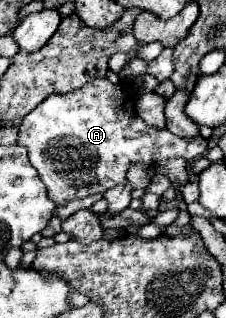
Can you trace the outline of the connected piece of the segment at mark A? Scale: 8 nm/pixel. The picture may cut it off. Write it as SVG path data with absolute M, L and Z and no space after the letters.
M101 78L97 82L89 82L79 90L73 90L69 94L51 94L45 98L33 112L29 112L21 122L21 134L17 138L17 144L25 146L29 150L29 160L35 166L35 170L41 174L41 180L47 186L49 198L55 202L55 206L63 206L69 200L77 200L89 194L105 192L111 186L127 184L127 170L133 162L163 162L169 158L183 158L183 160L195 160L205 154L207 142L201 136L185 138L175 136L171 132L163 132L161 128L145 124L135 114L133 98L127 98L129 89L125 82L113 84L107 78Z

